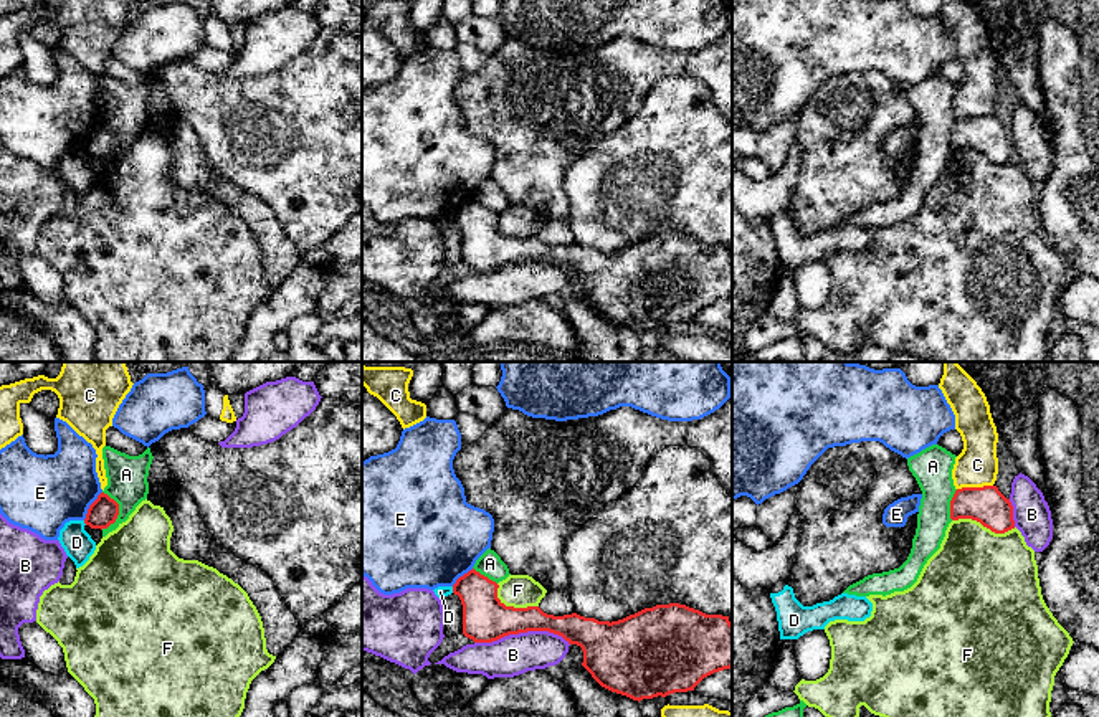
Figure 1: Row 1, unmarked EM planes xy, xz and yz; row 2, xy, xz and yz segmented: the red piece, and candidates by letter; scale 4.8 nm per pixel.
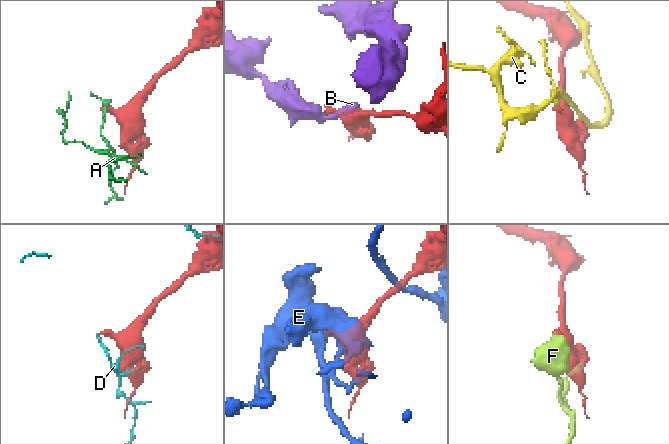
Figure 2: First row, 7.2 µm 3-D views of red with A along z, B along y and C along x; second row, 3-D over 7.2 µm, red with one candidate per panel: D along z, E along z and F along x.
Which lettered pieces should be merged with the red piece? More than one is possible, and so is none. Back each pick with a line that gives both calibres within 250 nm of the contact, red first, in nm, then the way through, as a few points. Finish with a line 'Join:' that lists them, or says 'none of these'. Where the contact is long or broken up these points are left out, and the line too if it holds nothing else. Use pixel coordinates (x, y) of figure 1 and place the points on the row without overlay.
Join: none of these

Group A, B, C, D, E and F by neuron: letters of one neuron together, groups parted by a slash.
A / B / C / D / E / F

